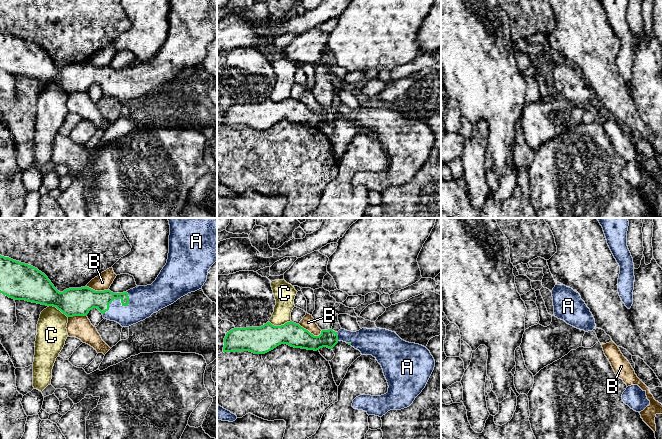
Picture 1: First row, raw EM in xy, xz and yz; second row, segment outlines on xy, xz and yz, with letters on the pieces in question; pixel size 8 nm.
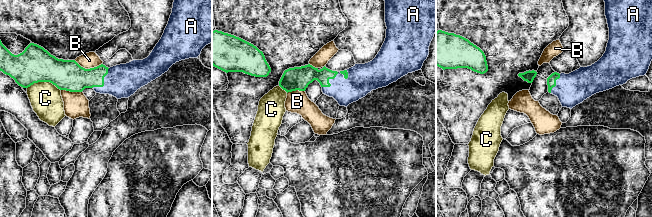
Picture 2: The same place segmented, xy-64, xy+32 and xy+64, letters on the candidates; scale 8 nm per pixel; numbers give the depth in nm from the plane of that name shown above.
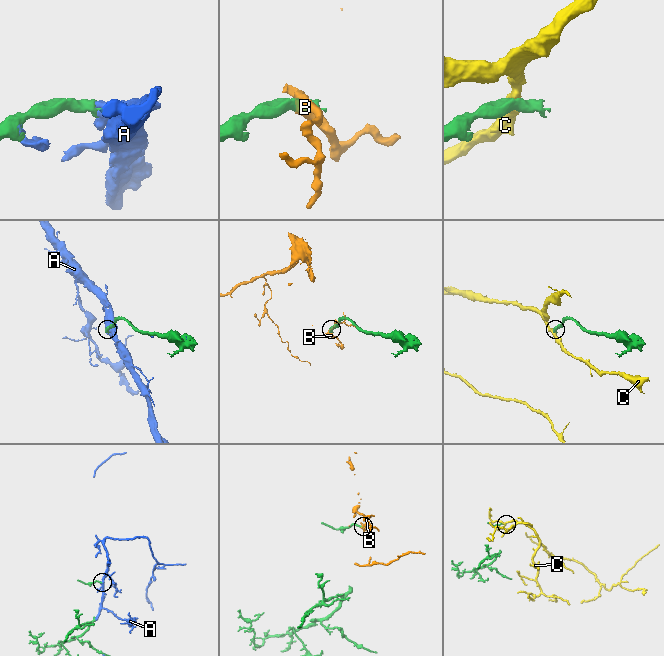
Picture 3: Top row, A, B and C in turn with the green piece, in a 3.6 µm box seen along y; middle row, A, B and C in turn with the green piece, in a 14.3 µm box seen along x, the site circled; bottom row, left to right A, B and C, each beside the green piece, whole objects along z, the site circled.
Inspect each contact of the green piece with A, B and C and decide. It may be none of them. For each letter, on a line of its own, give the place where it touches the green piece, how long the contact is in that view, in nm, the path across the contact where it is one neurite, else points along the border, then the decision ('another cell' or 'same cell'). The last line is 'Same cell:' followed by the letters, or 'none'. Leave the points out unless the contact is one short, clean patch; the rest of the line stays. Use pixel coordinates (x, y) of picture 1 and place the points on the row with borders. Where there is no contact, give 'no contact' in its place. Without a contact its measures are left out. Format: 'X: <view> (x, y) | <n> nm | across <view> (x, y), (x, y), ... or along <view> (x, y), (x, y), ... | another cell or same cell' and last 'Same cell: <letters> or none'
A: xy (121, 300) | 280 nm | same cell
B: xz (310, 333) | 200 nm | along xz (298, 324), (314, 335), (318, 335), (322, 330) | another cell
C: xz (279, 326) | 180 nm | along xz (290, 320), (280, 325), (272, 325), (269, 322) | another cell
Same cell: A

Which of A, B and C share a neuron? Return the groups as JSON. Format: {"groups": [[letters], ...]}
{"groups": [["A"], ["B"], ["C"]]}

